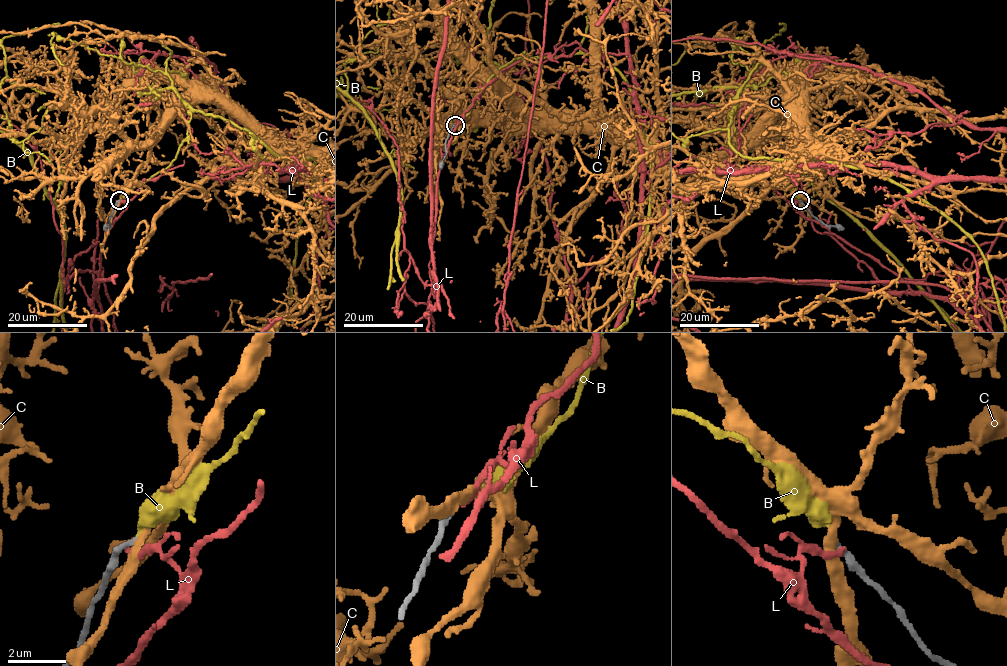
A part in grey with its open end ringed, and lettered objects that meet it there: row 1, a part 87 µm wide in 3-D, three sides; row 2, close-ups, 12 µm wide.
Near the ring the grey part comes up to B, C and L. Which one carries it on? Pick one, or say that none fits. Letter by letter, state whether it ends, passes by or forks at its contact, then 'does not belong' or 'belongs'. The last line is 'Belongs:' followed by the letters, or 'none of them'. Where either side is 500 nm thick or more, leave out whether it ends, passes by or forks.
B: it ends; belongs
C: it passes by; does not belong
L: it ends; does not belong
Belongs: B

